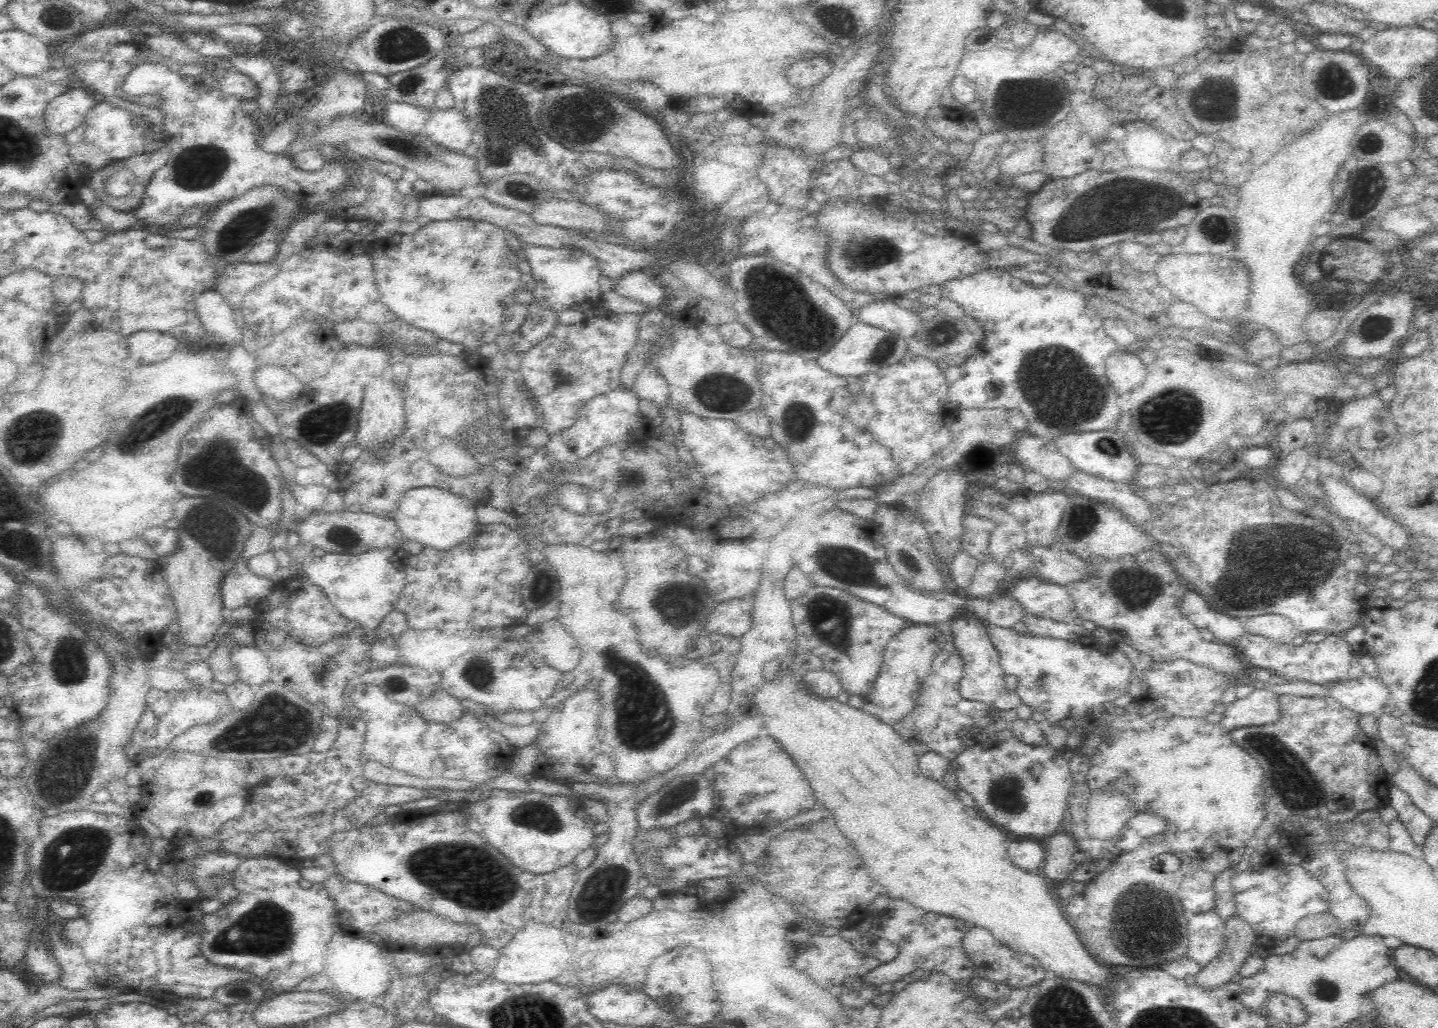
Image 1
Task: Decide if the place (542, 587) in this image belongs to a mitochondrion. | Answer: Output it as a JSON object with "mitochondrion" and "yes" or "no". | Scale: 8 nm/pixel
{"mitochondrion":"yes"}

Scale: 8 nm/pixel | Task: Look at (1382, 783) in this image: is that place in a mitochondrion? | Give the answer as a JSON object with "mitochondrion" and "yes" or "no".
{"mitochondrion":"no"}

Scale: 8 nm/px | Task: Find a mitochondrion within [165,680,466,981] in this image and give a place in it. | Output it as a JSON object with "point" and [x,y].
{"point":[274,723]}

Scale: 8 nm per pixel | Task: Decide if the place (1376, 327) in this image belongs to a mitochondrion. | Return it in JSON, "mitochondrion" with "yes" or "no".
{"mitochondrion":"yes"}

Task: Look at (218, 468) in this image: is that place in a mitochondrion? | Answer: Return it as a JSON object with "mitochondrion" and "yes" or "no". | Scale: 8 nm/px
{"mitochondrion":"yes"}

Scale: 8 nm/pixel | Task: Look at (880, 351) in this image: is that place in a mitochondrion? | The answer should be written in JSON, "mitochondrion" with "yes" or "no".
{"mitochondrion":"yes"}

